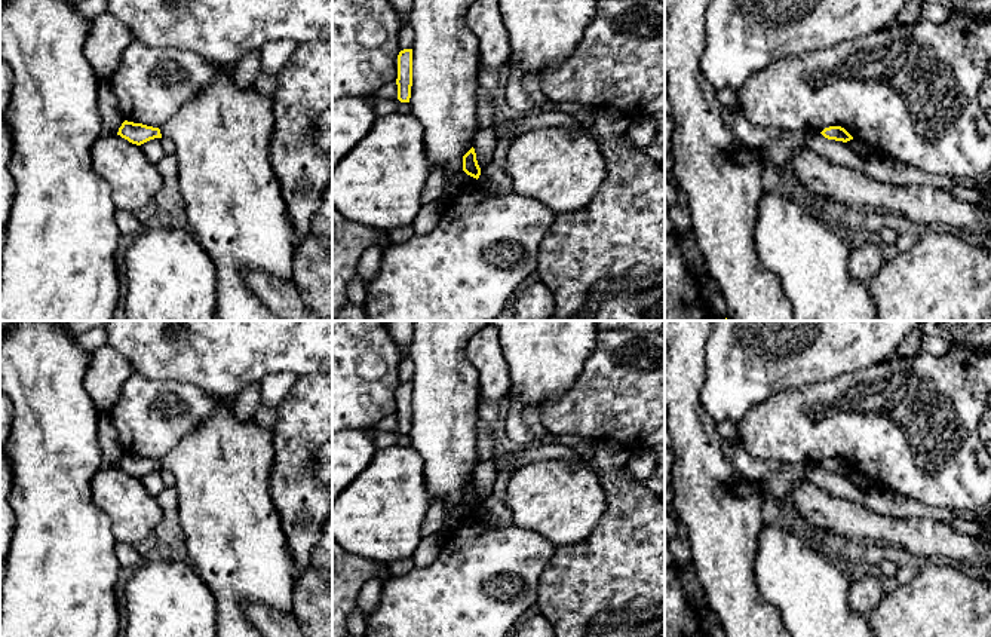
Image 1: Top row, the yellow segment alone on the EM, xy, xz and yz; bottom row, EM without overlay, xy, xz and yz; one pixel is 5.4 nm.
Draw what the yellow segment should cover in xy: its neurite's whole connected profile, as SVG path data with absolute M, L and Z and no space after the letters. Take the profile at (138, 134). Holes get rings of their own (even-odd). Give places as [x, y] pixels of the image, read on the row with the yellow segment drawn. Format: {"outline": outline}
{"outline": "M128 120L122 123L117 135L136 146L141 146L154 138L162 138L159 128L147 126L142 123L134 123Z"}

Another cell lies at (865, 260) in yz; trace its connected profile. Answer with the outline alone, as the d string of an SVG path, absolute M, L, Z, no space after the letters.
M872 241L859 246L852 246L849 272L856 282L869 285L883 264L880 242Z

